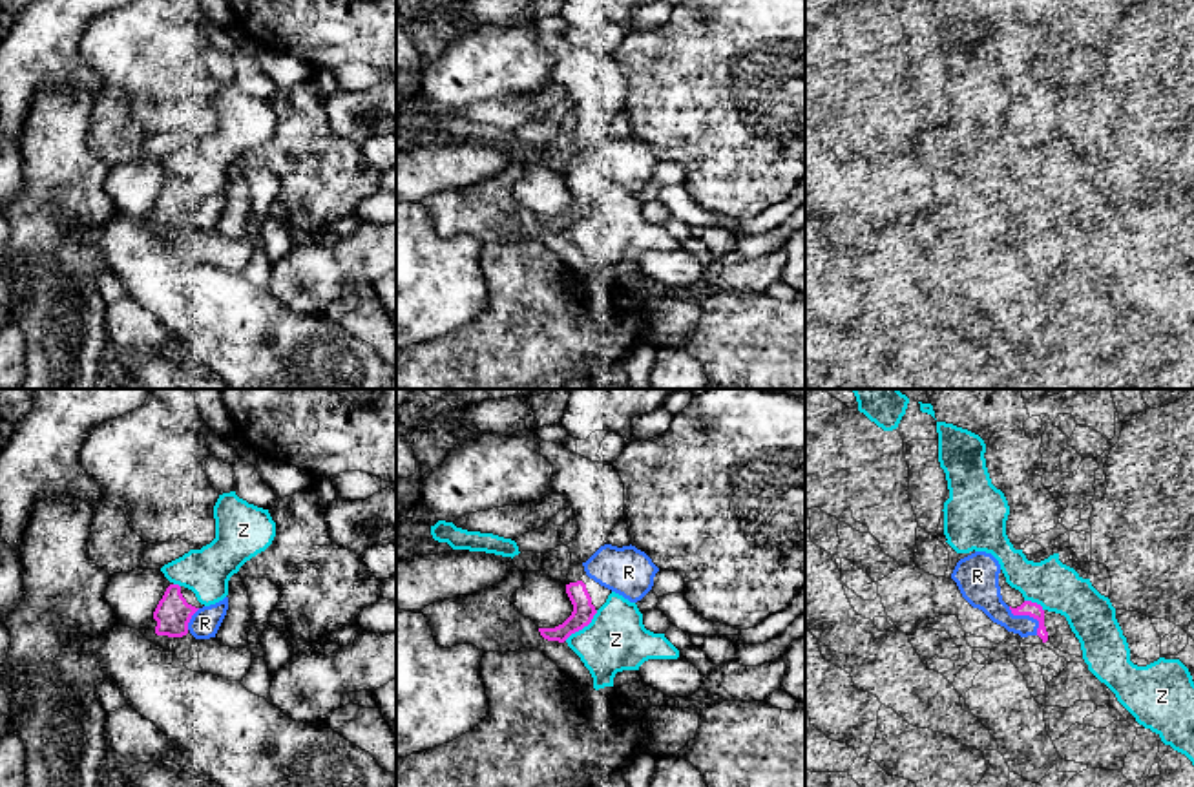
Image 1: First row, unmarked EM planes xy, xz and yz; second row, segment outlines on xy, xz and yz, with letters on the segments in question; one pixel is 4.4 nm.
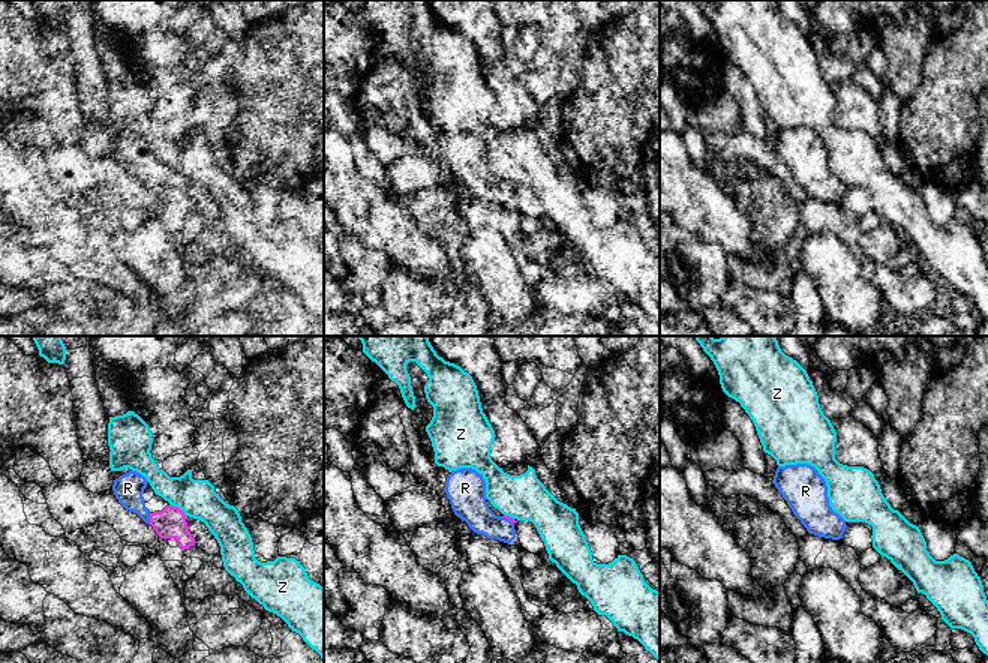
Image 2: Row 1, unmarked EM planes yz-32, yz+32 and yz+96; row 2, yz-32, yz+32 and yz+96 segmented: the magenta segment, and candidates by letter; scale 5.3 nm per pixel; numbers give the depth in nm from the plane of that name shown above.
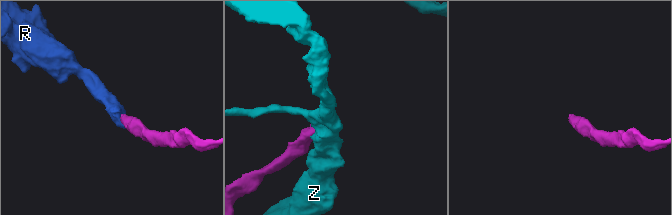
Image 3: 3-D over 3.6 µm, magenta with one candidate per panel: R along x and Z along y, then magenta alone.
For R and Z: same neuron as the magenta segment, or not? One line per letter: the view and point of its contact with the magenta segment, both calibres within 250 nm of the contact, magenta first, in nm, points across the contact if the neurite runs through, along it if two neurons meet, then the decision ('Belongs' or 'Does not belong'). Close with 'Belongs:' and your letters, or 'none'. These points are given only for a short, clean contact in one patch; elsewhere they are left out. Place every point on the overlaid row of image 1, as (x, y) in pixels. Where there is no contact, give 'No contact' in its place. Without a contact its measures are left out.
R: Touches magenta at yz (1028, 614). Thickness 70 nm (magenta) against 170 nm. Belongs
Z: Touches magenta at xz (583, 627). Thickness 100 nm (magenta) against 280 nm. Does not belong
Belongs: R

